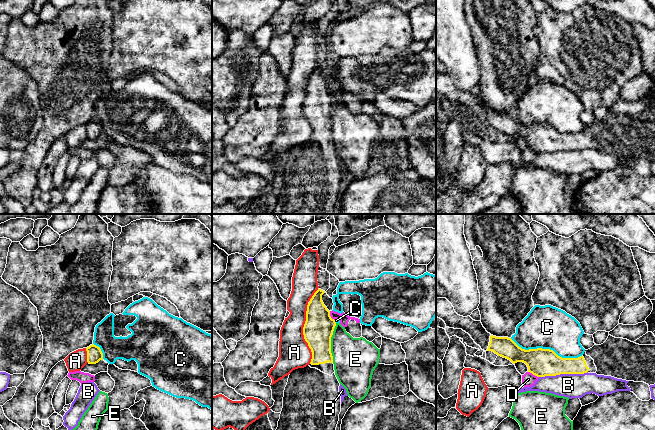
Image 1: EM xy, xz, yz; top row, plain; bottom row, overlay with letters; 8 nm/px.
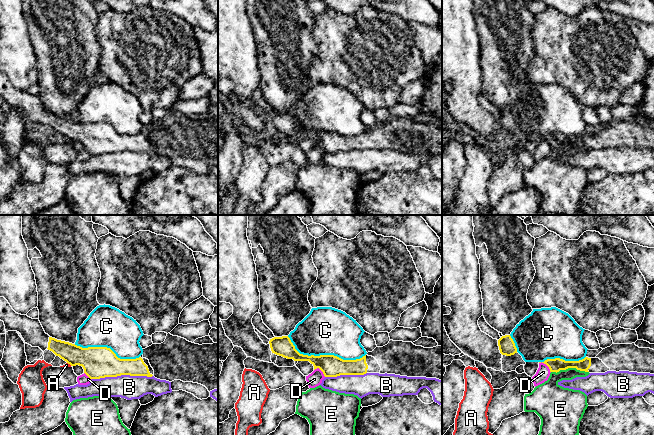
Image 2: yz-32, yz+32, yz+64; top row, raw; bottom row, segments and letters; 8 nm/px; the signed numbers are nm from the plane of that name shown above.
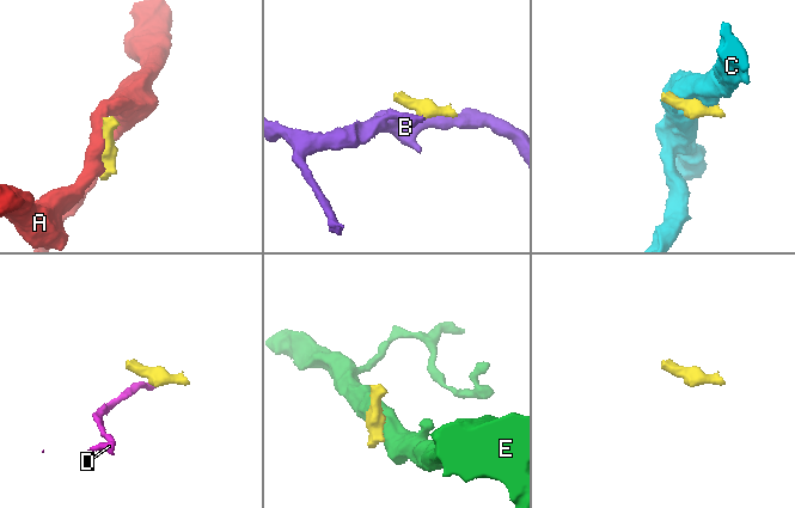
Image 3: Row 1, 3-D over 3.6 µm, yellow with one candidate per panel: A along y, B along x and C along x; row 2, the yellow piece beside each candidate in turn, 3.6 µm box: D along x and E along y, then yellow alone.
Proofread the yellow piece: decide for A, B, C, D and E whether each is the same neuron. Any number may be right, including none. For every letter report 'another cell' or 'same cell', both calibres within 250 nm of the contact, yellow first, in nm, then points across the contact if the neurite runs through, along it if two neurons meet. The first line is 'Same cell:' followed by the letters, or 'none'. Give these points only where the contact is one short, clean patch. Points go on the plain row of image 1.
Same cell: none
A: another cell; calibres 240 and 260 nm
B: another cell; calibres 220 and 190 nm; border yz (587, 147), (539, 153)
C: another cell; calibres 220 and 340 nm
D: another cell; calibres 220 and 110 nm; border yz (528, 147), (538, 153)
E: another cell; calibres 240 and 340 nm; border xz (336, 99), (331, 113), (332, 138)

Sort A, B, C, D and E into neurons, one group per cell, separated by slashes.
A / B / C / D / E

